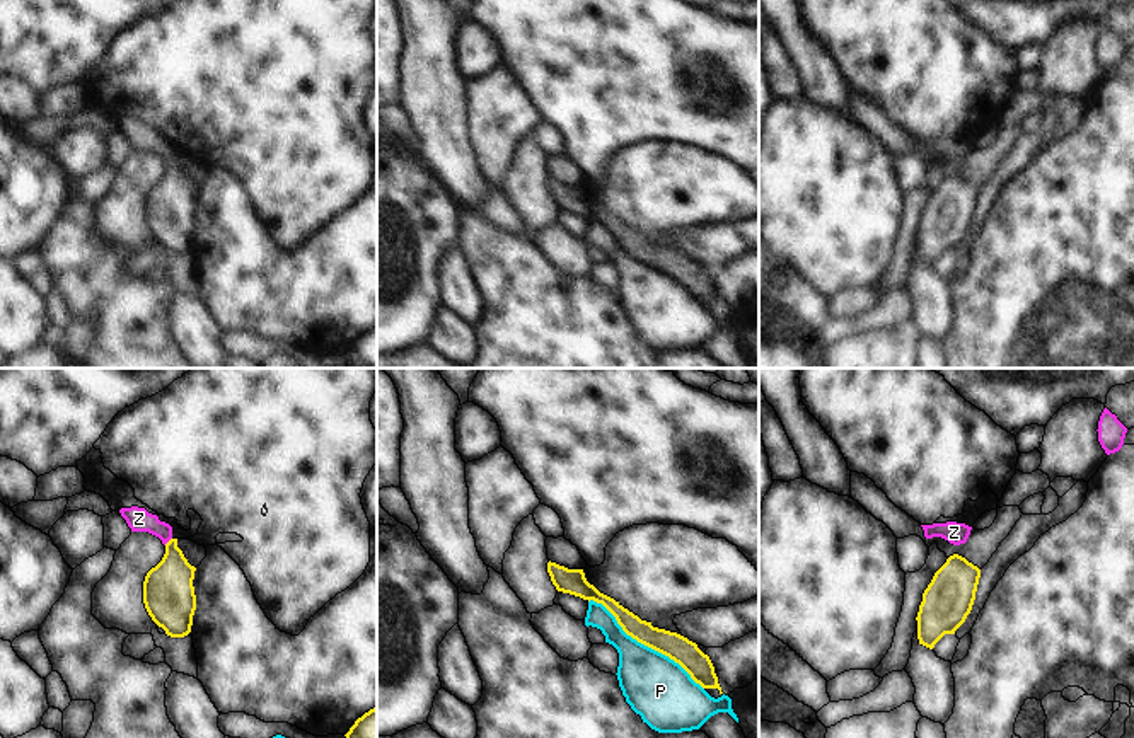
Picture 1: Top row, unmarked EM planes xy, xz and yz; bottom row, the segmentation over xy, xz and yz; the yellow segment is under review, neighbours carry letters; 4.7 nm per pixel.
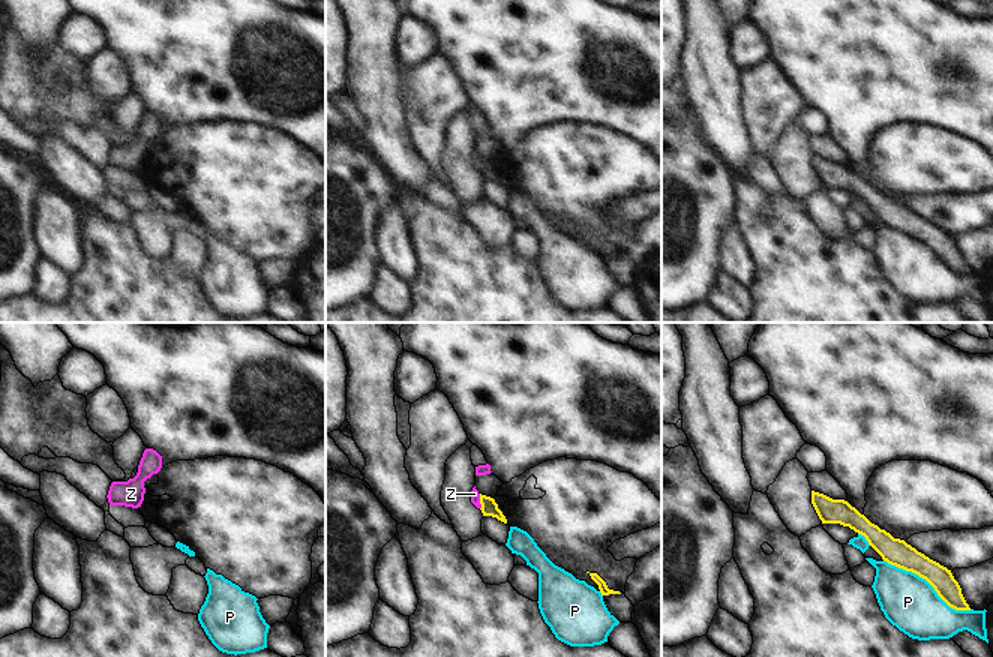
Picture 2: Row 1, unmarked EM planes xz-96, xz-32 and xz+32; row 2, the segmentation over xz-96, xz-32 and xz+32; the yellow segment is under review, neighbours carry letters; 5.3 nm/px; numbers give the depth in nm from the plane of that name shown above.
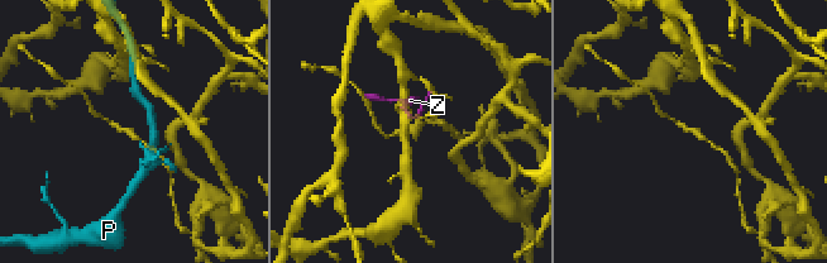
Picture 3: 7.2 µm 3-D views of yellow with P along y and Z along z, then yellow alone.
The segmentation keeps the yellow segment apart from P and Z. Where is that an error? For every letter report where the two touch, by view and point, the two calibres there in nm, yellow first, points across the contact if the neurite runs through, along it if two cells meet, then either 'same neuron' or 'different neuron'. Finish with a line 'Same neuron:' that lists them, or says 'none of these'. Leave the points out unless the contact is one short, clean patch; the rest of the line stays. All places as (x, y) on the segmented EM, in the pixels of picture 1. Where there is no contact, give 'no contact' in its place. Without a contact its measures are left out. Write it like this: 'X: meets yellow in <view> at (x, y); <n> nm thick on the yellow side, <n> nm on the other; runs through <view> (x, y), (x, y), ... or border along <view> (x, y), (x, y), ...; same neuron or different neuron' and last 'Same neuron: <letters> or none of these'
P: meets yellow in xz at (645, 645); 120 nm thick on the yellow side, 300 nm on the other; different neuron
Z: meets yellow in xy at (169, 541); 240 nm thick on the yellow side, 110 nm on the other; runs through xy (167, 590), (171, 582), (169, 541), (154, 525), (138, 518); same neuron
Same neuron: Z

